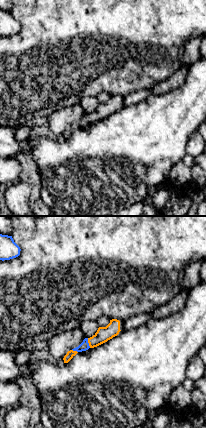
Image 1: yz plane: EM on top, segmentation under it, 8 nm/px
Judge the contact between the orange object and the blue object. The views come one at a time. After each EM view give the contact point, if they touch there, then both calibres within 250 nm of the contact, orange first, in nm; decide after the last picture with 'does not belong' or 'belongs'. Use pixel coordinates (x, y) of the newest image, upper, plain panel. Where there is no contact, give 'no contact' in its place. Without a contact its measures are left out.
(88, 118) | 120/70 nm

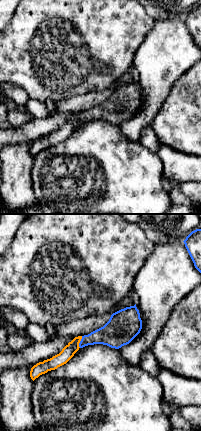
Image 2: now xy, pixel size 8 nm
(79, 118) | 100/170 nm

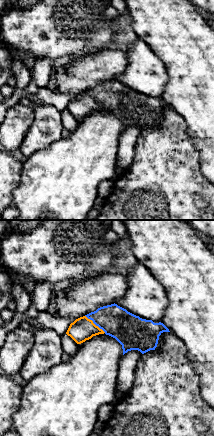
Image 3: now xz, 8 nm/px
(94, 100) | 190/240 nm

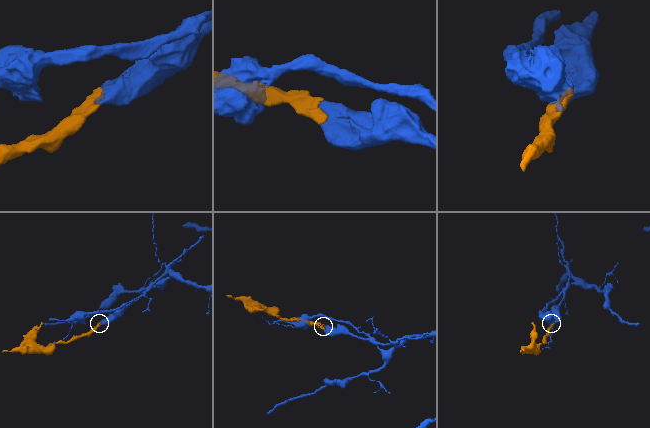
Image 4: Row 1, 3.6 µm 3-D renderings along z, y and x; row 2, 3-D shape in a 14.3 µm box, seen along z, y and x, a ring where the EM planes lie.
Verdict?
belongs

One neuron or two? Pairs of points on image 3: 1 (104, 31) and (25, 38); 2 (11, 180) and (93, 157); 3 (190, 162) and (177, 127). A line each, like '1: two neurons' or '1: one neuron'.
1: one neuron
2: two neurons
3: one neuron

